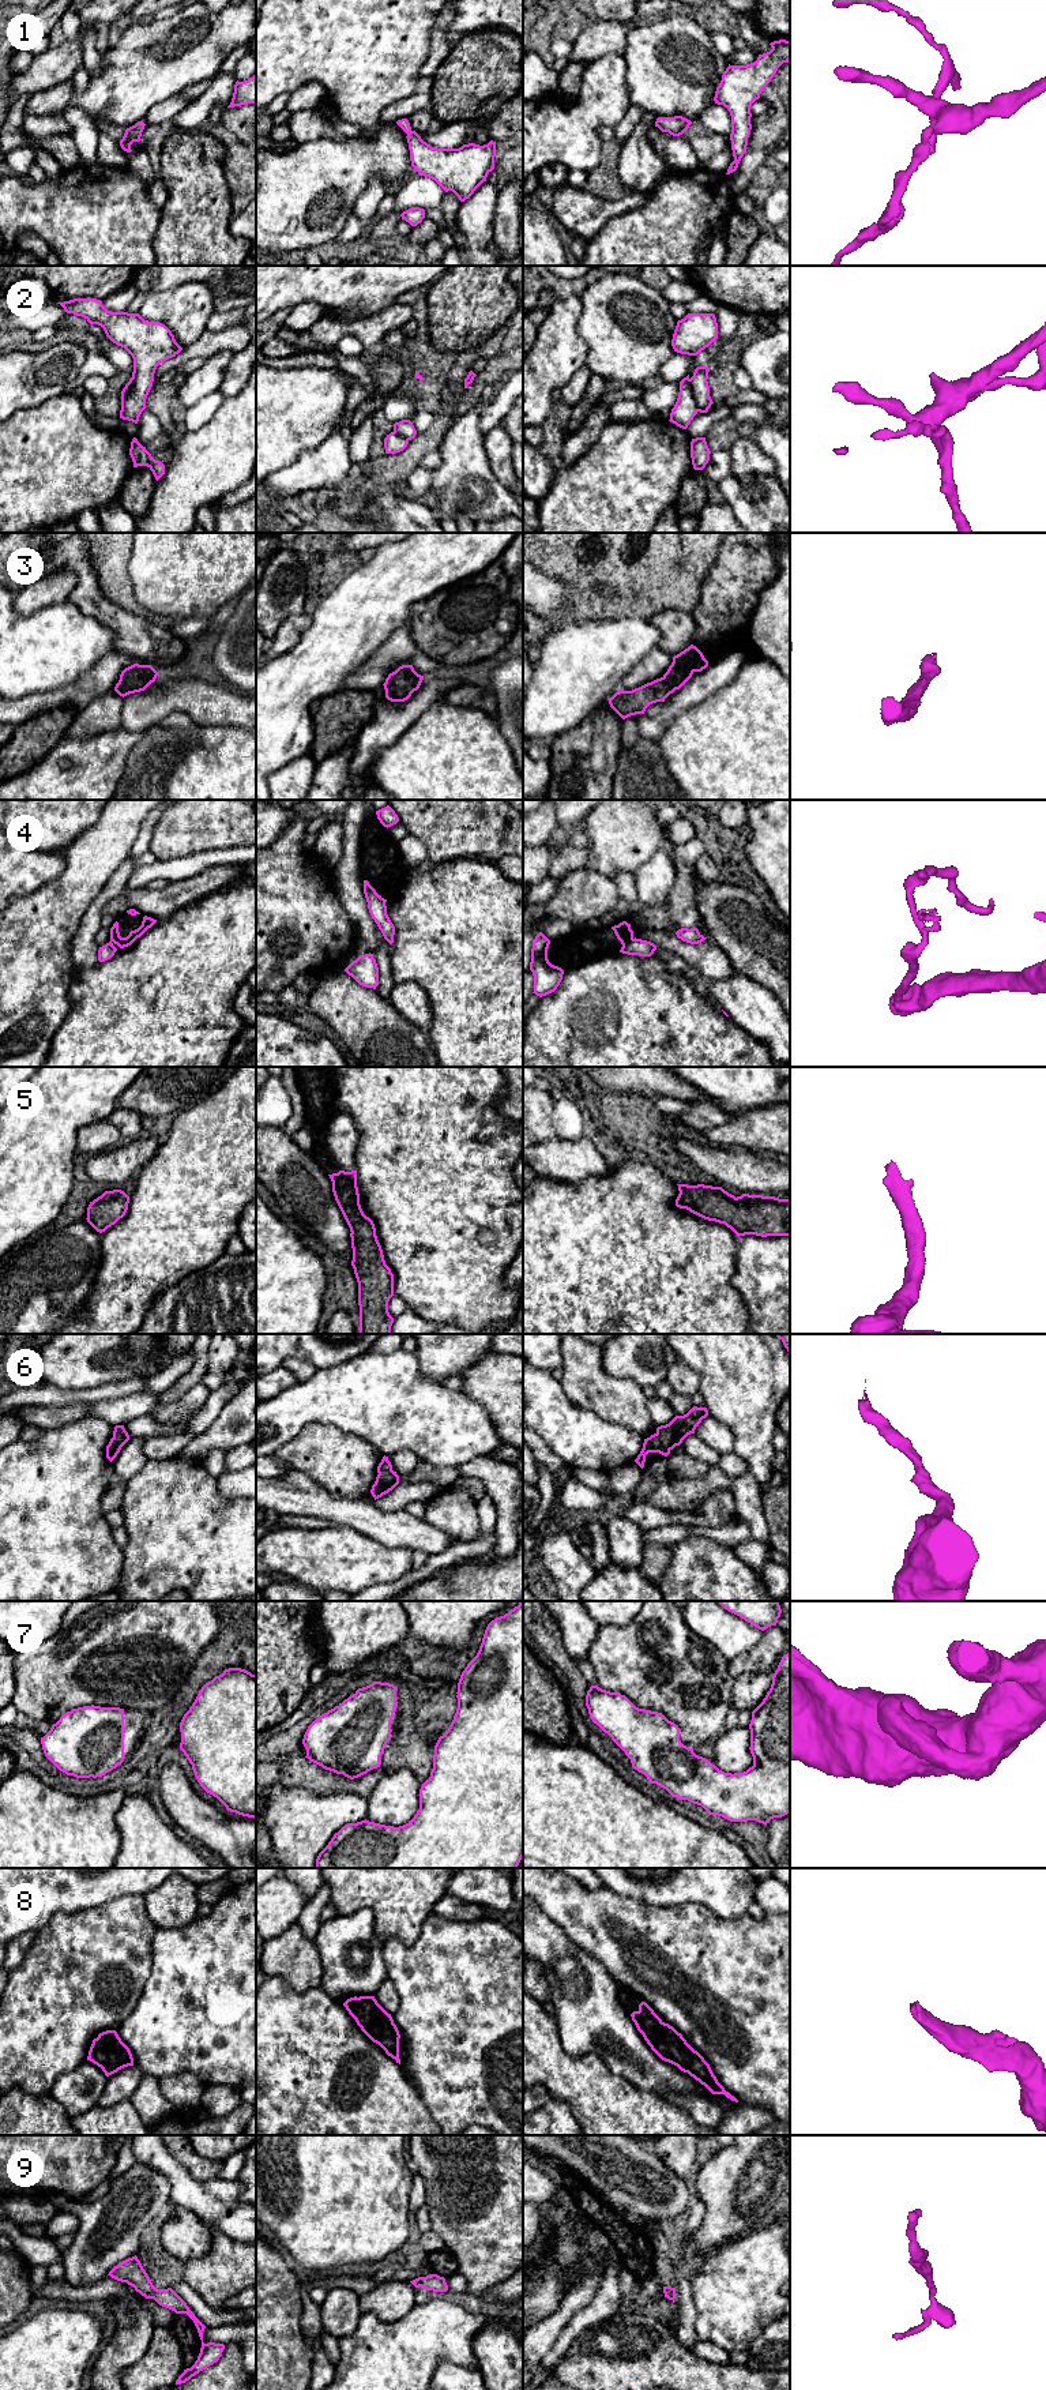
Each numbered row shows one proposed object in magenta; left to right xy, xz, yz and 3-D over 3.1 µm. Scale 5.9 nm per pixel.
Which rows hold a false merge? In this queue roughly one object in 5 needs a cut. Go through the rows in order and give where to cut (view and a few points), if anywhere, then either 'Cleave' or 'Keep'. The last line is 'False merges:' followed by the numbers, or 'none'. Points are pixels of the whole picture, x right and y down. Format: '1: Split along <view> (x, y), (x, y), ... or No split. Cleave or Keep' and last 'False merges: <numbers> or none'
1: No split. Keep
2: Split along yz (689, 379), (698, 410). Cleave
3: No split. Keep
4: Split along yz (632, 938), (623, 946). Cleave
5: No split. Keep
6: No split. Keep
7: No split. Keep
8: No split. Keep
9: No split. Keep
False merges: 2, 4

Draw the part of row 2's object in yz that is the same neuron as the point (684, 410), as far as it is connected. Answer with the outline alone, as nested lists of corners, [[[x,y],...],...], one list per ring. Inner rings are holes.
[[[689,375],[680,382],[677,402],[670,413],[670,422],[686,429],[693,417],[697,414],[696,401],[692,394]]]

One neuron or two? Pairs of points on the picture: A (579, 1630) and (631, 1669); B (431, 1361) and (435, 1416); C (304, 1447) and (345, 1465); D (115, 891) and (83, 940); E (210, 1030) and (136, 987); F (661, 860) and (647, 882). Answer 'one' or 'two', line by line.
A: two
B: two
C: one
D: one
E: one
F: one

